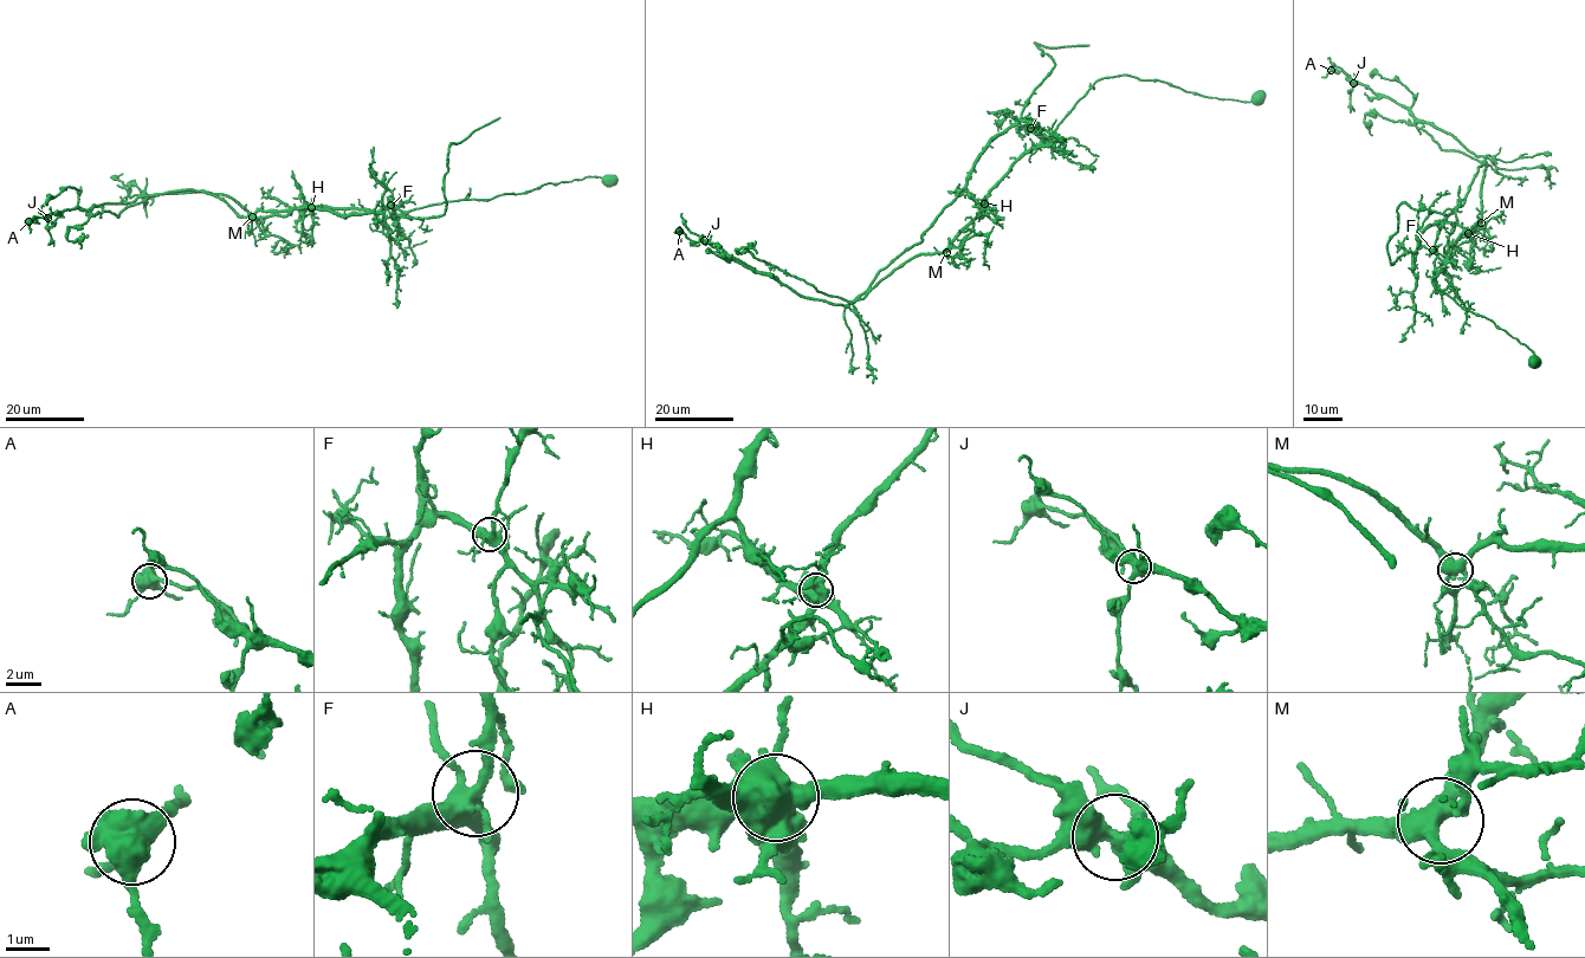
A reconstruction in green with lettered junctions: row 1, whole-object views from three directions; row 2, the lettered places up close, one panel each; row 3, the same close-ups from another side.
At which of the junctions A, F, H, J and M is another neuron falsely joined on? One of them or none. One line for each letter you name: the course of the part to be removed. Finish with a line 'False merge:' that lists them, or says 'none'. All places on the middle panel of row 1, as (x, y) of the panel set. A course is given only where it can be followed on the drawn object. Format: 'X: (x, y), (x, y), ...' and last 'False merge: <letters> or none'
H: (984, 204), (1026, 151), (1054, 133), (1099, 79), (1126, 75), (1244, 102), (1265, 94)
False merge: H

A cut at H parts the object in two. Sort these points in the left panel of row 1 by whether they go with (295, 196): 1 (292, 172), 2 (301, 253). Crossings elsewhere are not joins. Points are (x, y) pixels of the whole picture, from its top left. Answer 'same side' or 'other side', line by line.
1: same side
2: same side

